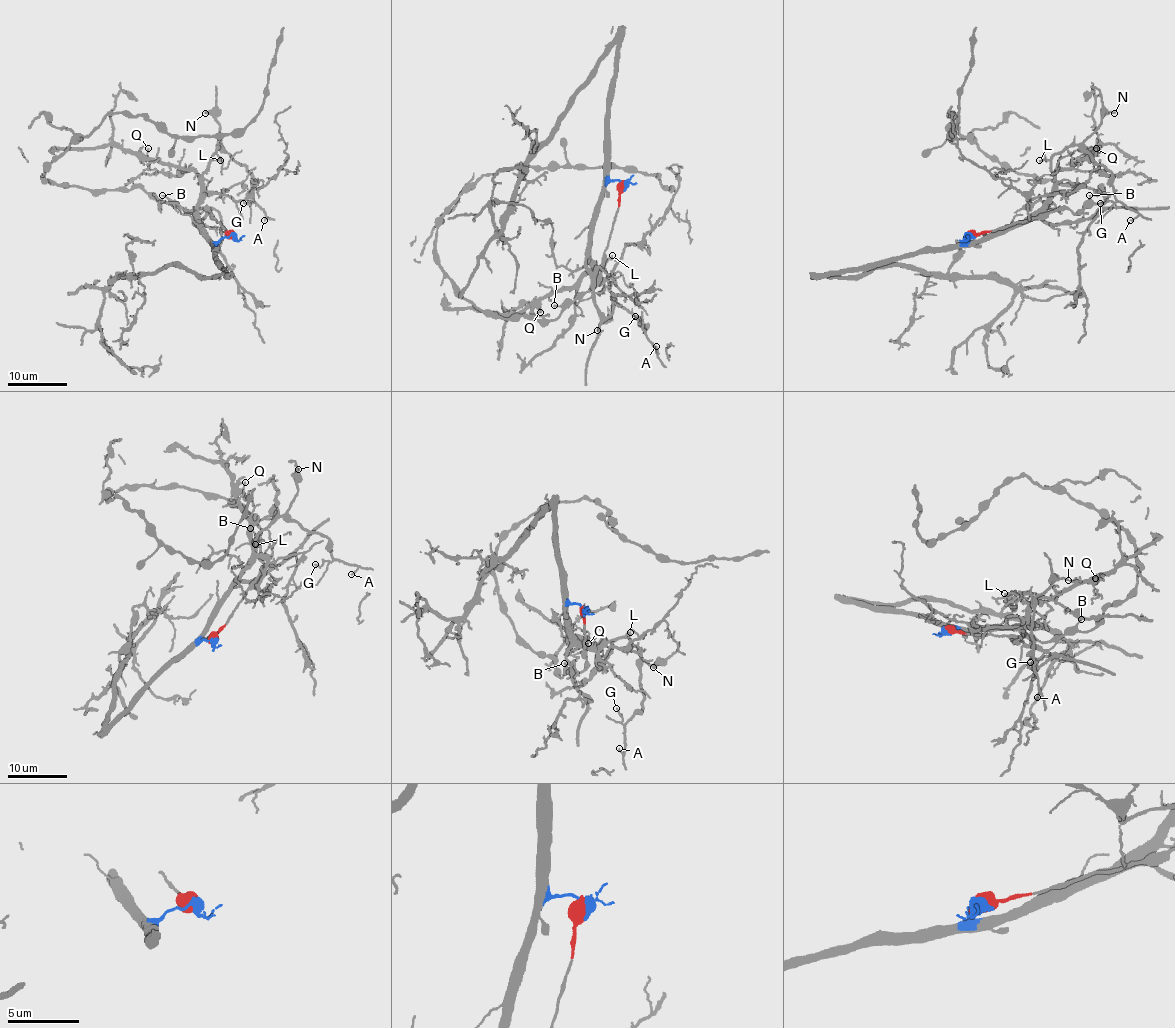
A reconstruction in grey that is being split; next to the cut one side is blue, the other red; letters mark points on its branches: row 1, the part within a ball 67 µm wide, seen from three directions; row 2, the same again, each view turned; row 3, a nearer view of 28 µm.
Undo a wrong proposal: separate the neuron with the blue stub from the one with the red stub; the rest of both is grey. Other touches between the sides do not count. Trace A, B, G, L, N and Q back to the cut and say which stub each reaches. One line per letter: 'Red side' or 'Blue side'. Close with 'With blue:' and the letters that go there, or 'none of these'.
A: Blue side
B: Red side
G: Blue side
L: Blue side
N: Blue side
Q: Blue side
With blue: A, G, L, N, Q

